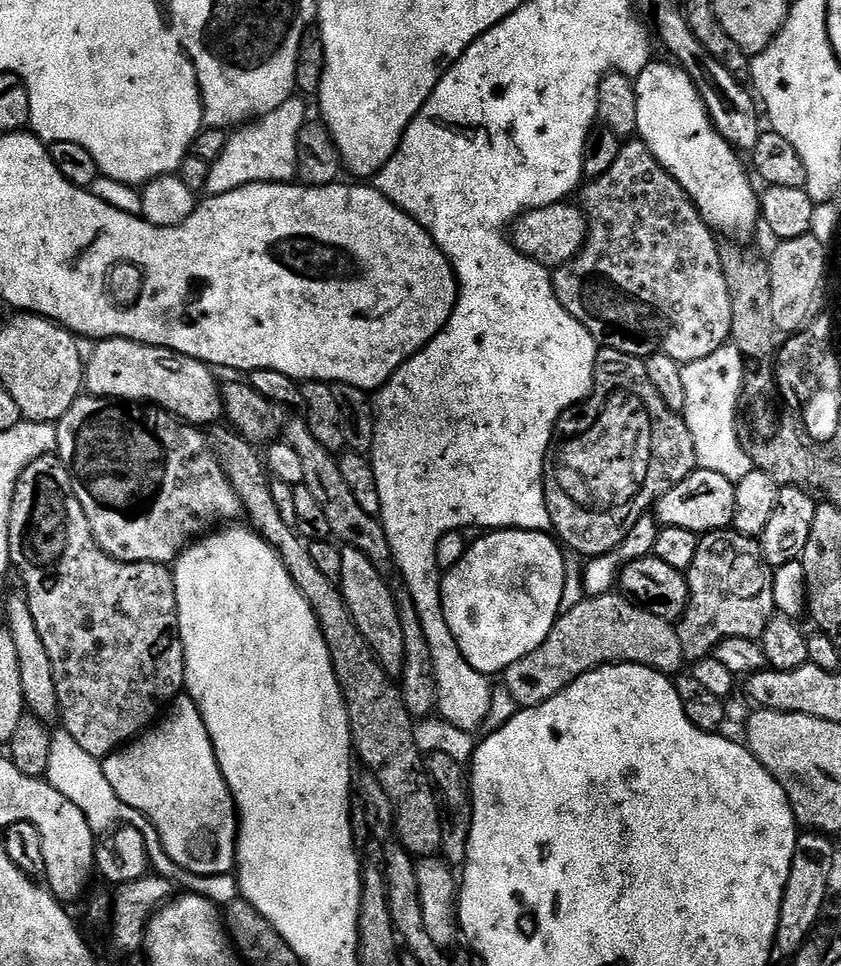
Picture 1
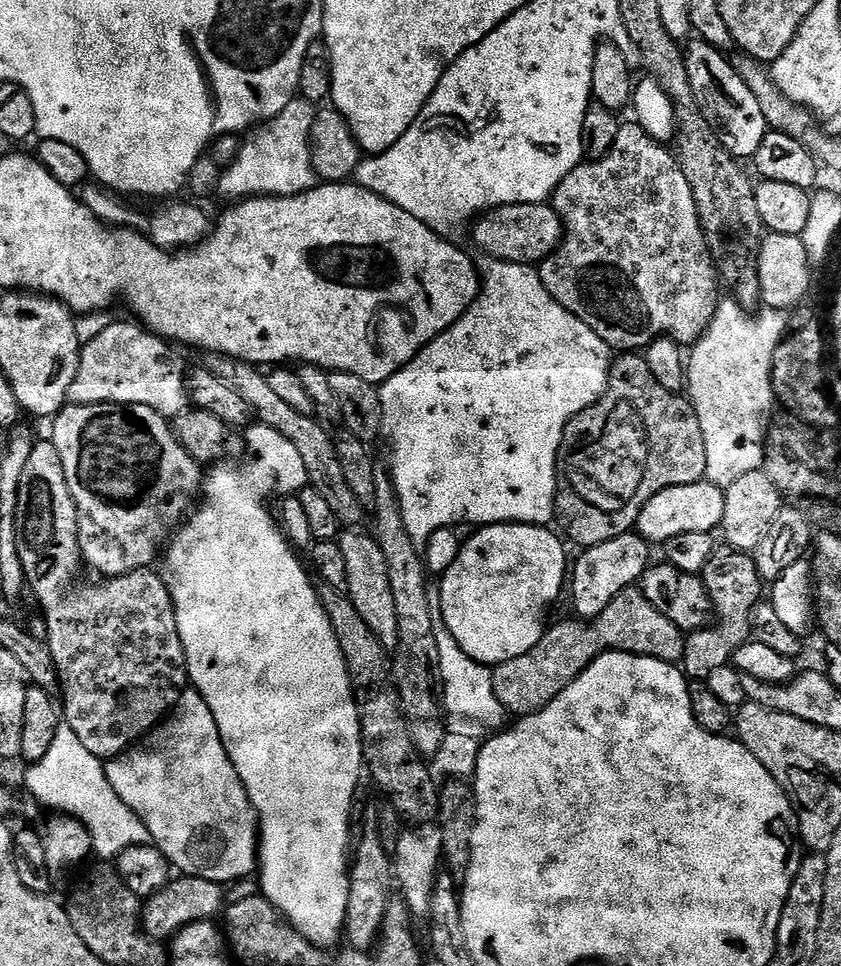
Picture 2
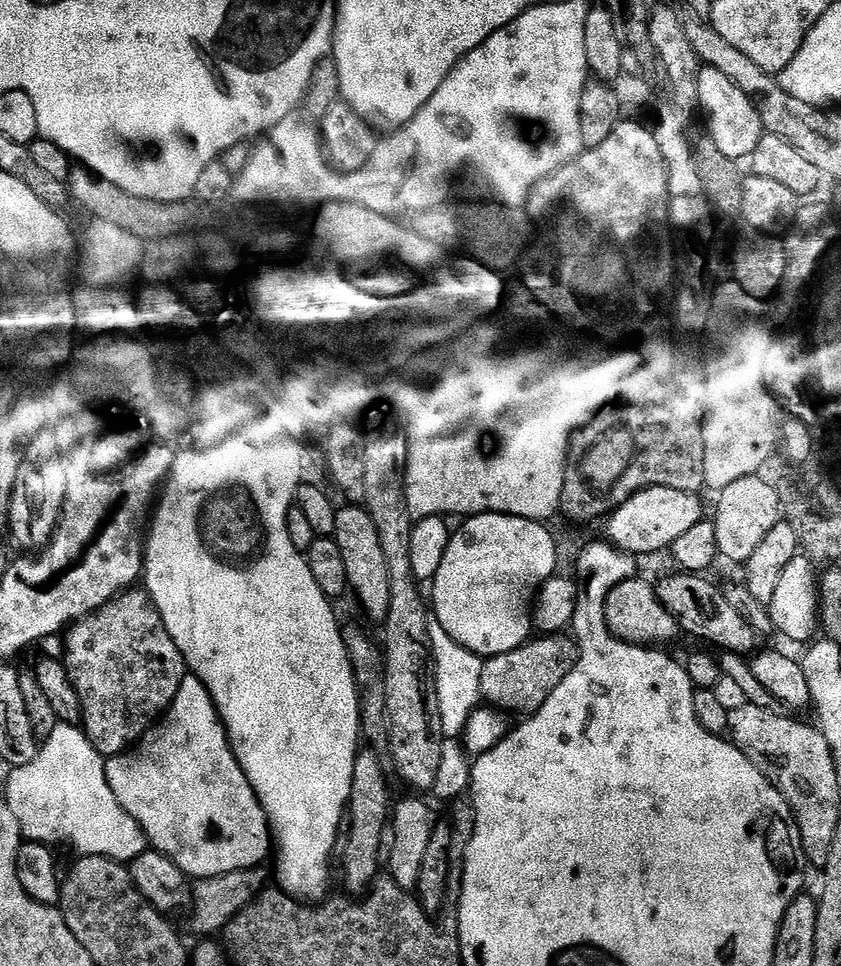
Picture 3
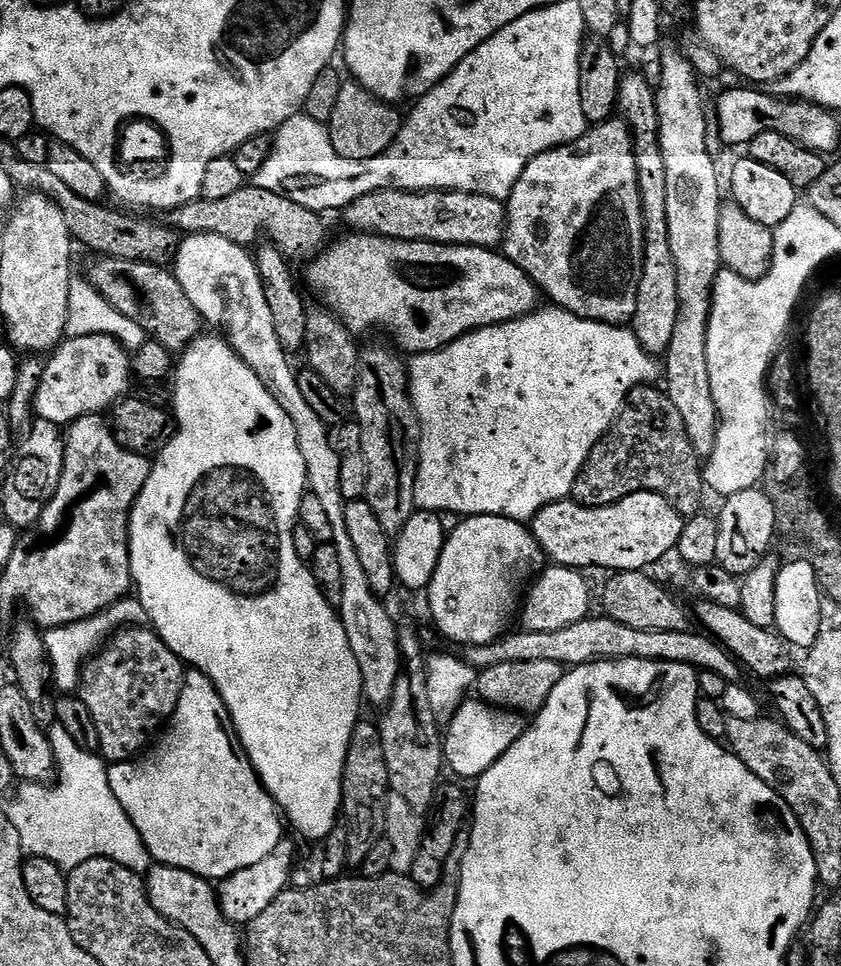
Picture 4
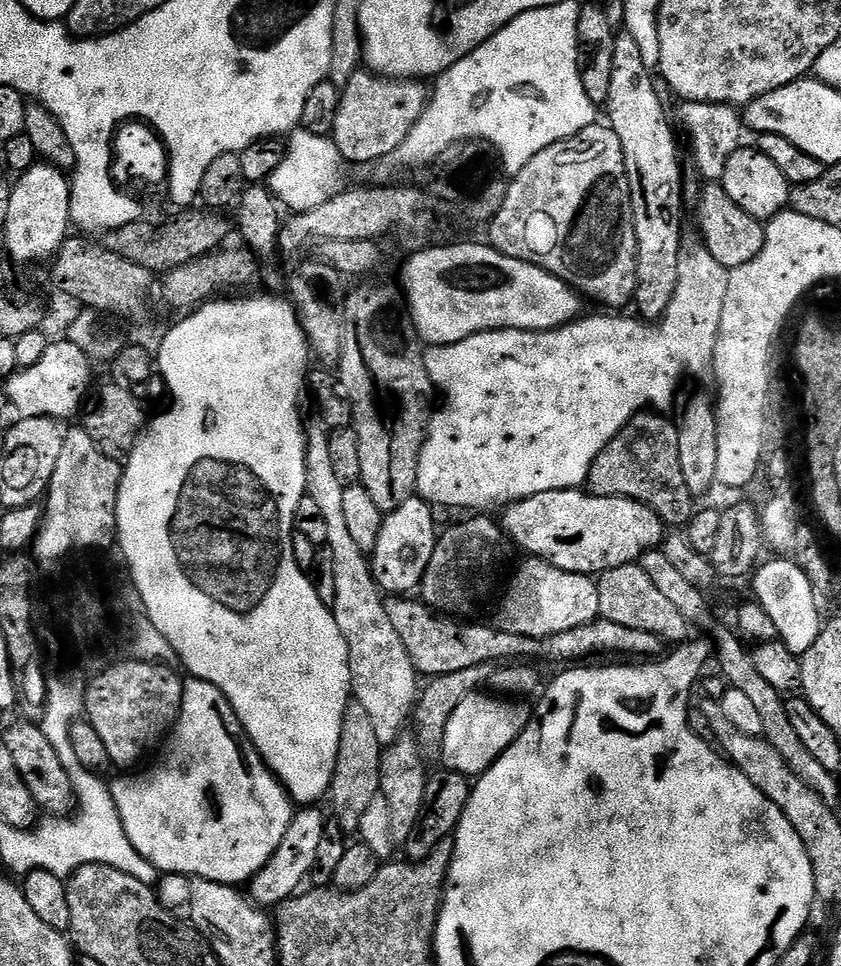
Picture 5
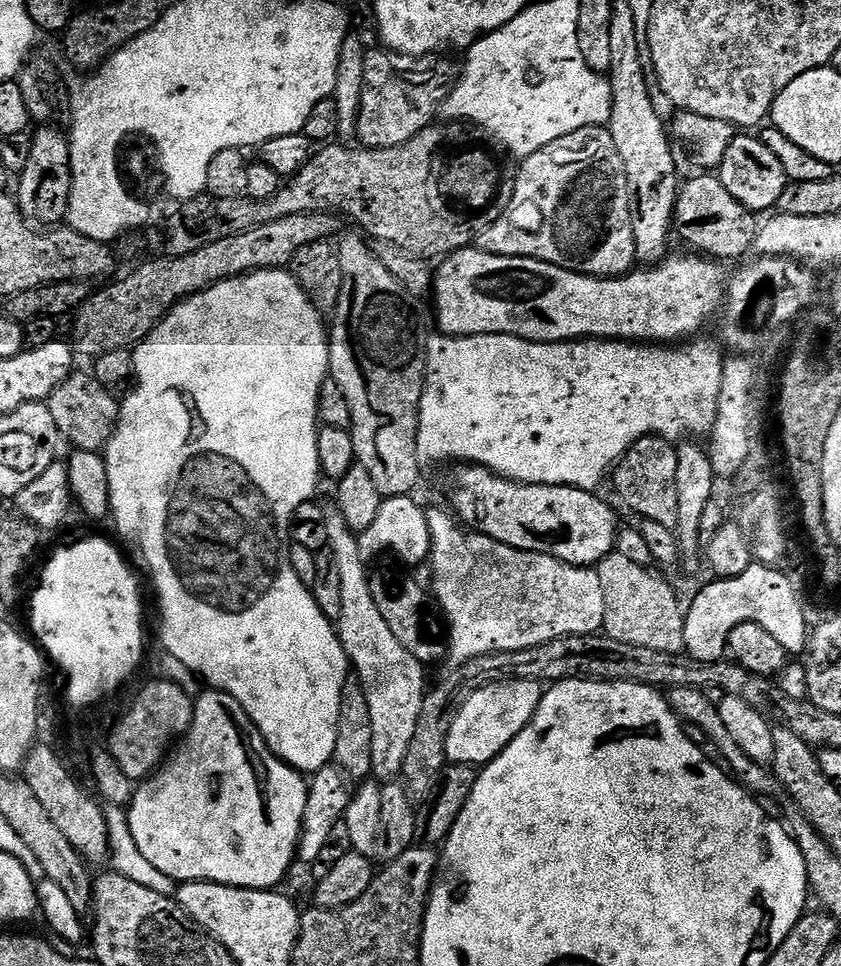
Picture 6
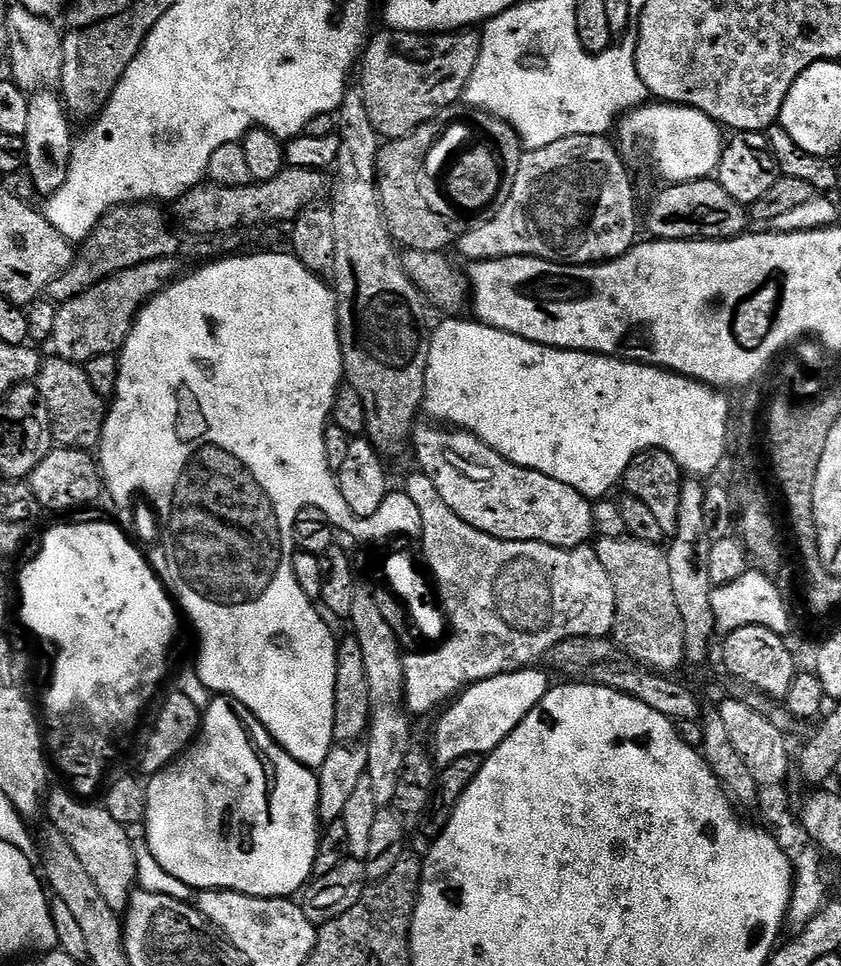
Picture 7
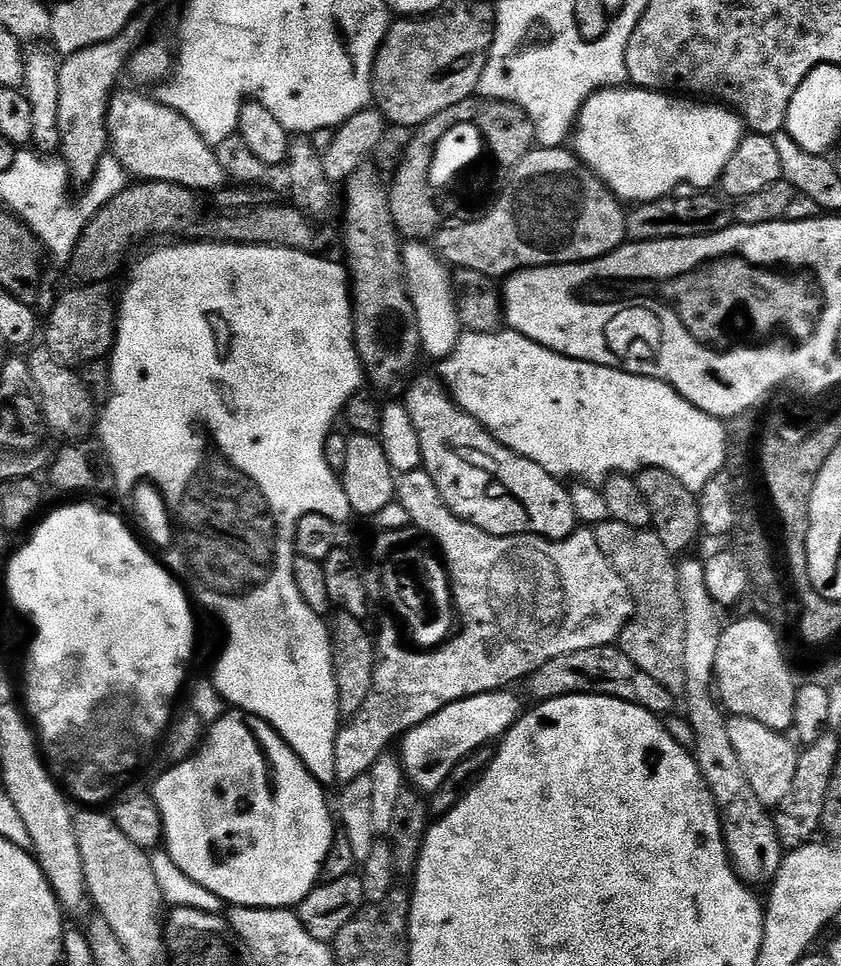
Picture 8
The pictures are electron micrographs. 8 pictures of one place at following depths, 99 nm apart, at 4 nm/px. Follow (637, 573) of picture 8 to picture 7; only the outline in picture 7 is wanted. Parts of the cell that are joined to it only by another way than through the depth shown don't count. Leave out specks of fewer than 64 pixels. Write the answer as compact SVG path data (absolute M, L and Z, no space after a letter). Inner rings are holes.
M627 535L618 538L600 538L594 544L598 562L606 566L606 574L614 582L616 599L616 617L611 635L617 648L625 657L633 656L637 665L661 674L676 674L680 667L685 667L684 627L682 617L678 615L678 605L674 602L674 590L670 587L670 562L667 551L657 544L638 542Z

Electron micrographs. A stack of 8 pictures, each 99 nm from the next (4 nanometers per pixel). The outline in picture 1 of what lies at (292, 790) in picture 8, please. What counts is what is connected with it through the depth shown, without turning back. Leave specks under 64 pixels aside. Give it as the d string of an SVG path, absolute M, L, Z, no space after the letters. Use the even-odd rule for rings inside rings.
M181 694L172 701L170 707L149 727L140 733L135 740L119 747L102 760L104 766L104 777L110 786L114 786L114 792L118 794L118 798L122 798L122 802L126 806L130 806L135 812L139 812L145 821L149 820L151 827L160 836L160 844L163 845L167 854L171 859L184 869L185 873L192 876L227 876L237 867L236 859L236 837L240 830L240 821L236 810L236 803L232 797L230 786L226 782L226 778L222 774L222 770L218 766L218 758L216 751L212 745L210 734L206 730L206 722L202 718L202 714L198 710L198 706L186 694Z

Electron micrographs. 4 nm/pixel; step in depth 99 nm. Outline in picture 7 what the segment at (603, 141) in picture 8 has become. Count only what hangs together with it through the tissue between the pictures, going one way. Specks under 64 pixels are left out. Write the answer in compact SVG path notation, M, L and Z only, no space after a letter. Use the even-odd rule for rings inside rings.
M645 103L631 109L619 121L618 132L619 128L619 147L628 153L641 144L652 155L657 174L668 184L685 184L691 180L709 179L720 164L720 156L724 153L726 143L725 137L720 137L721 125L702 114L702 110L688 108L685 104Z

